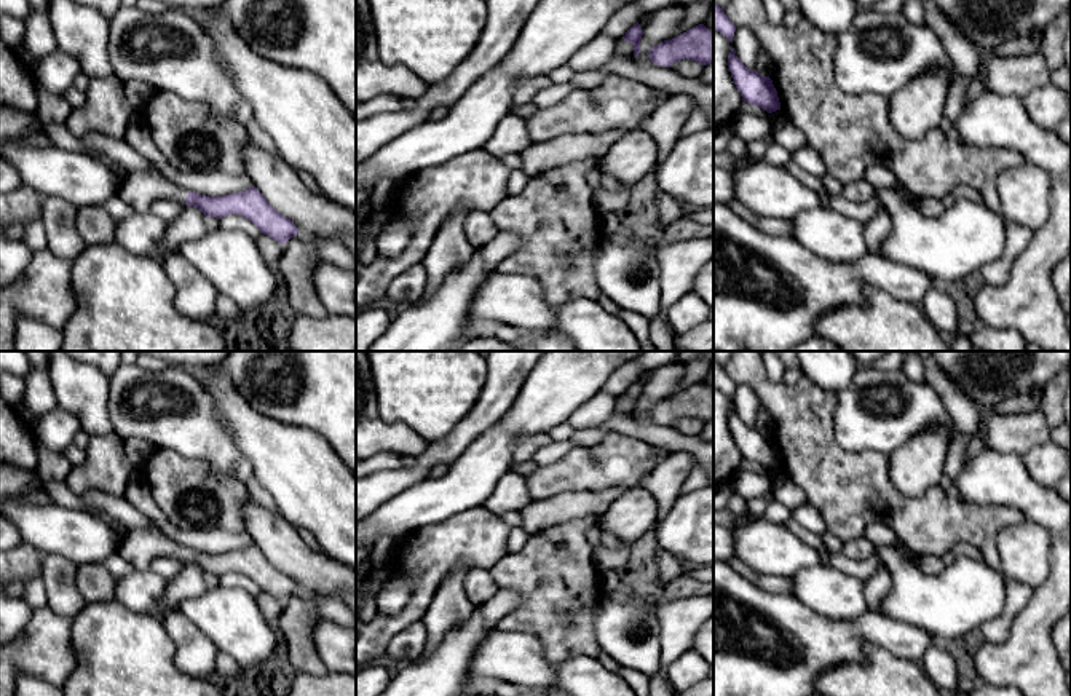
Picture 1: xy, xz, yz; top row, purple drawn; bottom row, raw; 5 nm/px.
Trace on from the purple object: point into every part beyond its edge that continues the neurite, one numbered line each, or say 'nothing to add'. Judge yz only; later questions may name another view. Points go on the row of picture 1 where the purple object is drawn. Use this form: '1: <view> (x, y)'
nothing to add

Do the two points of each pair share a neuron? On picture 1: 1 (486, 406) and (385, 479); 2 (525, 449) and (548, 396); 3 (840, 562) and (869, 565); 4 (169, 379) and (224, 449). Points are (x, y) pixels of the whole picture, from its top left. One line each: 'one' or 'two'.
1: one
2: two
3: one
4: one

